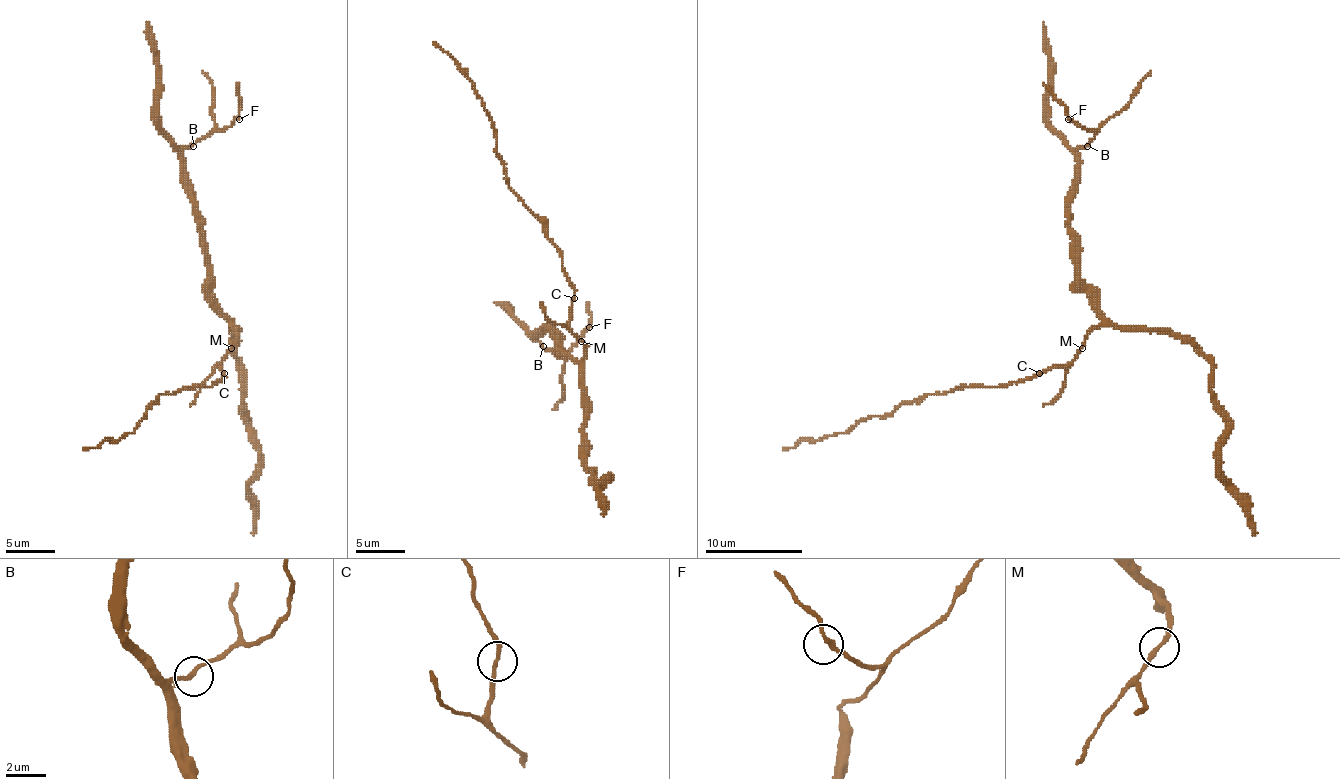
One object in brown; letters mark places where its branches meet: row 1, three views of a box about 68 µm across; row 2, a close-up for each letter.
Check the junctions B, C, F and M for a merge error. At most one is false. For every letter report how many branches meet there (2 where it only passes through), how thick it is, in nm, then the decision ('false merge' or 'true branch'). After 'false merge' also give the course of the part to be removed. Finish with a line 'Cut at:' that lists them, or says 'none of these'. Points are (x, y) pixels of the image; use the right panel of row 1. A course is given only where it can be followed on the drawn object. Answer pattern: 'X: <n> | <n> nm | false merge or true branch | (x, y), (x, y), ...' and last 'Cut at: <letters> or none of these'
B: 2 | 190 nm | true branch
C: 2 | 190 nm | true branch
F: 2 | 190 nm | true branch
M: 2 | 200 nm | true branch
Cut at: none of these

